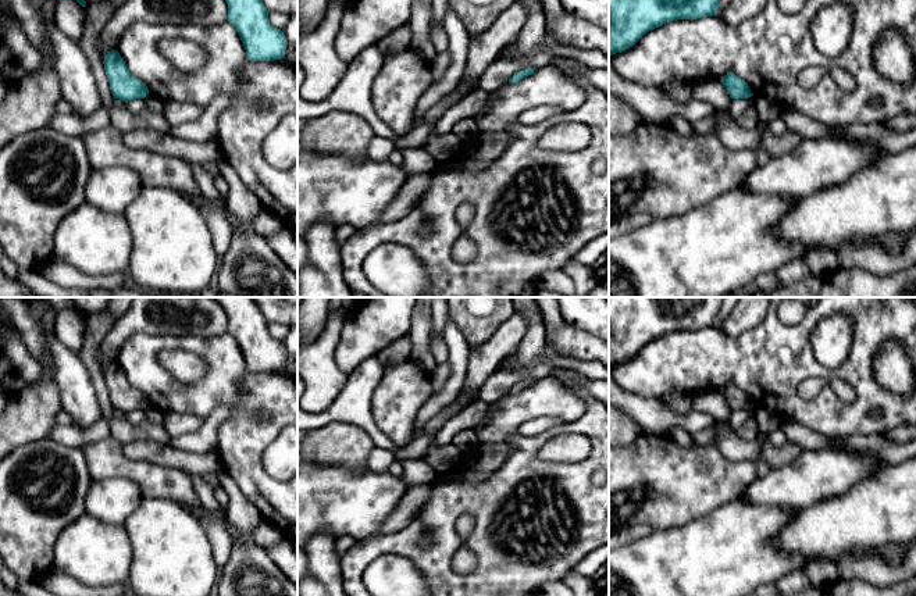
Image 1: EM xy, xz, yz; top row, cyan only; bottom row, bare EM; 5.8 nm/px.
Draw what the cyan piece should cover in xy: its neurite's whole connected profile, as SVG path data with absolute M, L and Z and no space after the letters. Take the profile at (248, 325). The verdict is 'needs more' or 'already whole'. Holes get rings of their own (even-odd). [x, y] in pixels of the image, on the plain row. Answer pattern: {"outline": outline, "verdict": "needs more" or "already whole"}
{"outline": "M210 297L218 301L228 315L228 333L236 340L250 372L274 372L286 365L286 349L268 331L268 321L252 297Z", "verdict": "already whole"}

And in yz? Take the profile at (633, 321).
{"outline": "M609 297L609 368L669 332L713 328L726 297Z", "verdict": "already whole"}

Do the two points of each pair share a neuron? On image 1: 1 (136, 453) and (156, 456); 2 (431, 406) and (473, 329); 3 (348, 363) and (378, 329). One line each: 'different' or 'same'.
1: same
2: different
3: same

